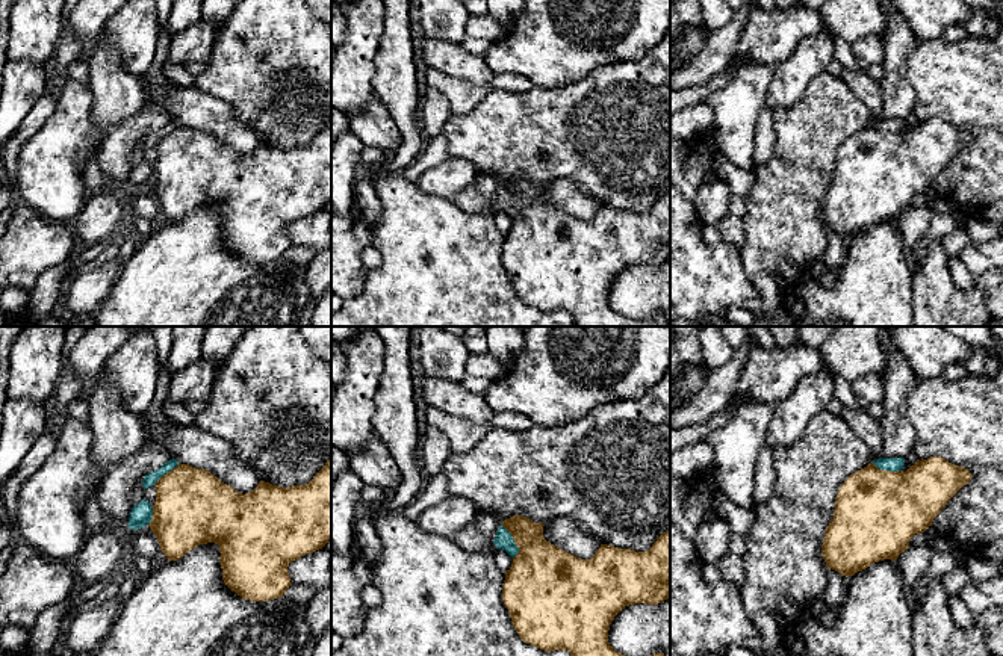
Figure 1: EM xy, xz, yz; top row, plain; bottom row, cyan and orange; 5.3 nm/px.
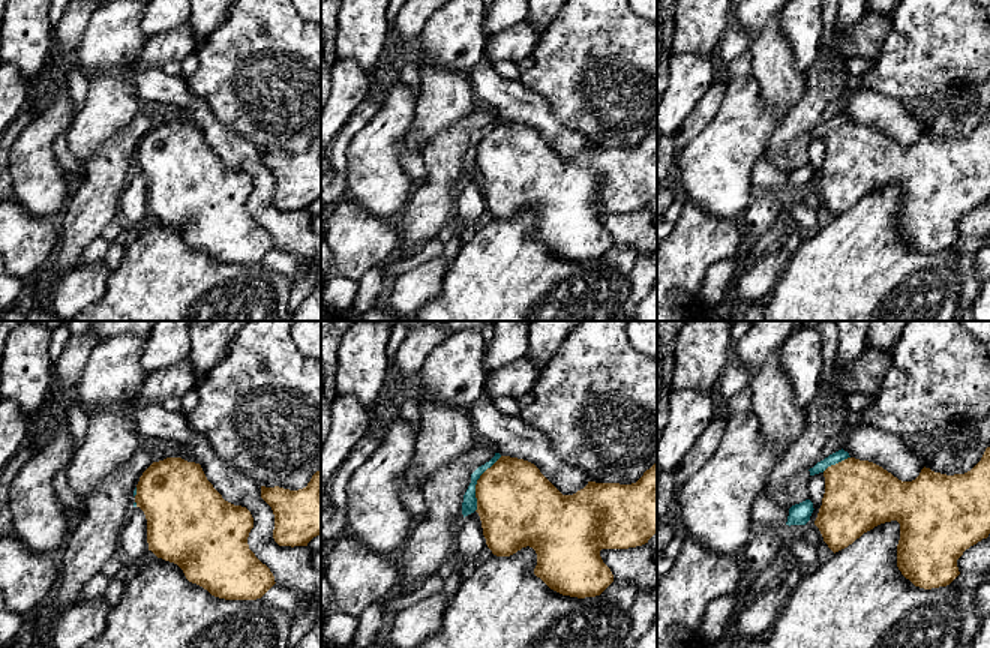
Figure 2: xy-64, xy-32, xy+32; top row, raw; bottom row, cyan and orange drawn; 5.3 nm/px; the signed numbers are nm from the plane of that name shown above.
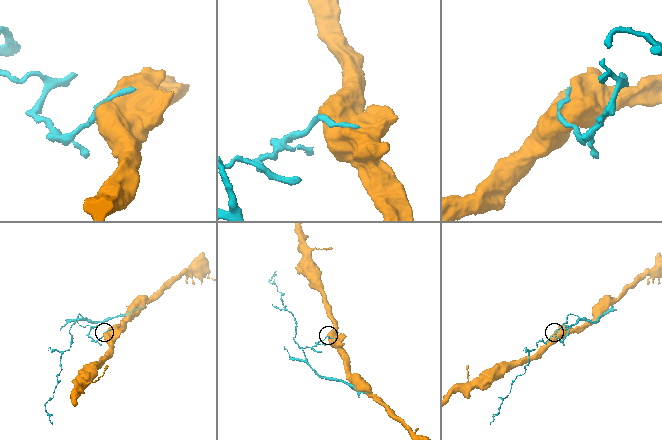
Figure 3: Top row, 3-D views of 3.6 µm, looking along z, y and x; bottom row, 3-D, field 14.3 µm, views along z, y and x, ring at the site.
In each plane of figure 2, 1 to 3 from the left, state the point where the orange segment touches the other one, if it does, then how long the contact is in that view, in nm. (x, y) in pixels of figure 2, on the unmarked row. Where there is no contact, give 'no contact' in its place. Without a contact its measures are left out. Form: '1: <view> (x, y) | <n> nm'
1: xy-64 (135, 156) | 50 nm
2: xy-32 (476, 147) | 320 nm
3: xy+32 (836, 126) | 170 nm

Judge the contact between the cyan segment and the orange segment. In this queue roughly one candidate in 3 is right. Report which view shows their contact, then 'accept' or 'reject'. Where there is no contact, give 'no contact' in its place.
meets cyan in xz; accept

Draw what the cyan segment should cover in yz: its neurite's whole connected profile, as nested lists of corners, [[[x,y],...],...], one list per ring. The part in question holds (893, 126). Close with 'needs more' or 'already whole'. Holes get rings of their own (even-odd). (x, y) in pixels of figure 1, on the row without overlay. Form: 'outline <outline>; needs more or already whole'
outline [[[941,118],[917,121],[903,133],[905,119],[879,119],[852,135],[840,148],[834,180],[826,189],[821,216],[828,230],[849,239],[874,224],[896,222],[915,195],[932,187],[947,163],[967,147],[973,136]]]; needs more

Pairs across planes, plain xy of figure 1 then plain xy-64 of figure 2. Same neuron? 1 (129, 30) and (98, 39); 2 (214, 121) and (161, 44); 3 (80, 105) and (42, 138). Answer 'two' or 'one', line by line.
1: one
2: two
3: one

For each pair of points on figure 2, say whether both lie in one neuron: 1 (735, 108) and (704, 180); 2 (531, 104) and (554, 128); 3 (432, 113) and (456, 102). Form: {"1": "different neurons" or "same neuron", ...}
{"1": "same neuron", "2": "same neuron", "3": "same neuron"}

